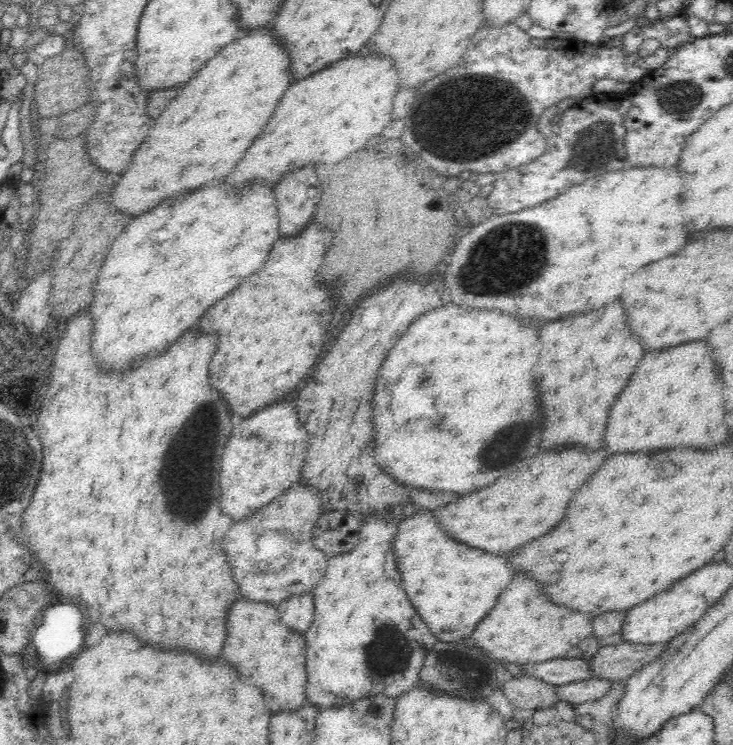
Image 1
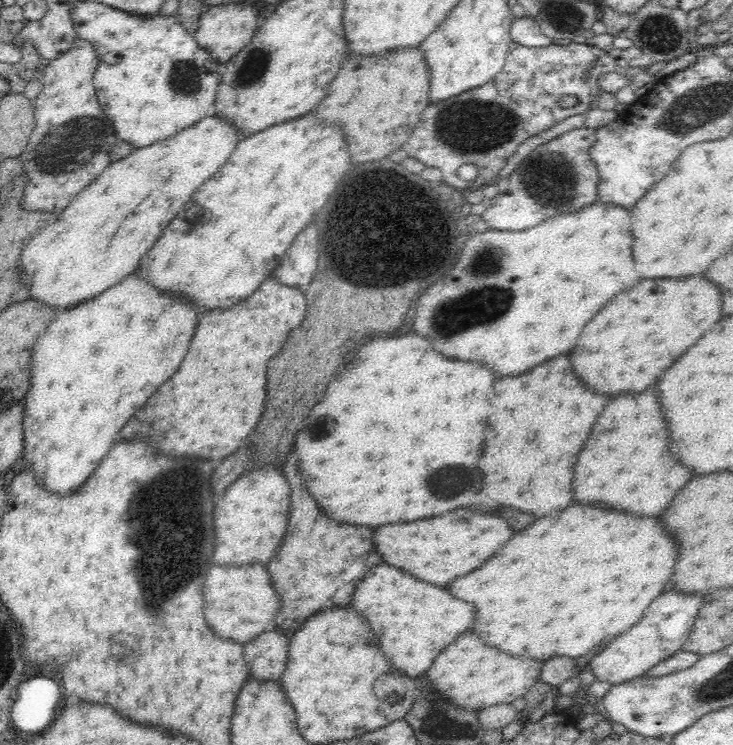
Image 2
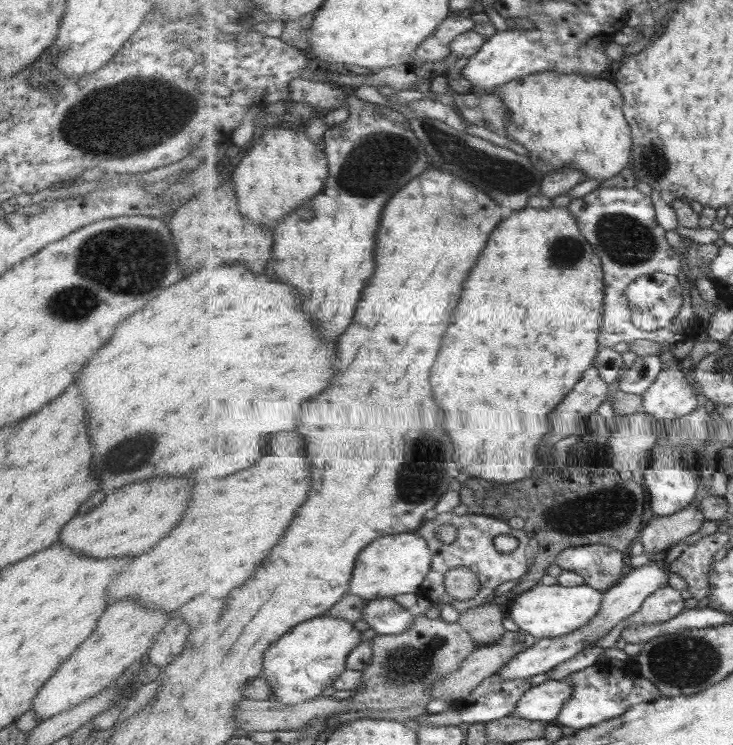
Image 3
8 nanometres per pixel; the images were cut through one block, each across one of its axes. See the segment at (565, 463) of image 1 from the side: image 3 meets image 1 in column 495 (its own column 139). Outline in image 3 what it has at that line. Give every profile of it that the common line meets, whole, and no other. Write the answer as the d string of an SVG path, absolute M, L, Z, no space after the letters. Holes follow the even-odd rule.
M149 478L113 490L103 502L83 516L71 518L59 534L59 542L77 554L91 558L139 556L157 544L181 518L191 490L191 478Z

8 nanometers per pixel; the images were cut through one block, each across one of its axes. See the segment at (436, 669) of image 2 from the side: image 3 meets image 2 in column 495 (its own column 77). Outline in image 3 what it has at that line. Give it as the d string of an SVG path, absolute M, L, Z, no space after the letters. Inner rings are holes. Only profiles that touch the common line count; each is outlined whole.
M131 600L109 604L97 620L93 634L81 646L77 646L77 650L57 668L55 676L51 676L33 698L30 709L33 710L35 718L39 718L40 721L47 720L95 696L121 676L131 662L135 662L149 650L153 636L163 628L167 620L169 614L163 614L159 610L147 610Z

